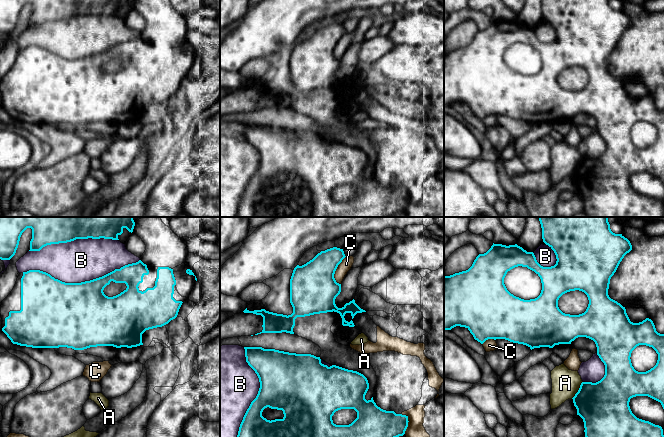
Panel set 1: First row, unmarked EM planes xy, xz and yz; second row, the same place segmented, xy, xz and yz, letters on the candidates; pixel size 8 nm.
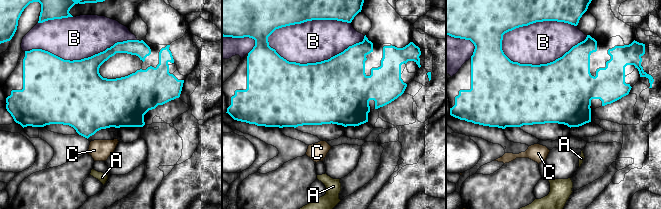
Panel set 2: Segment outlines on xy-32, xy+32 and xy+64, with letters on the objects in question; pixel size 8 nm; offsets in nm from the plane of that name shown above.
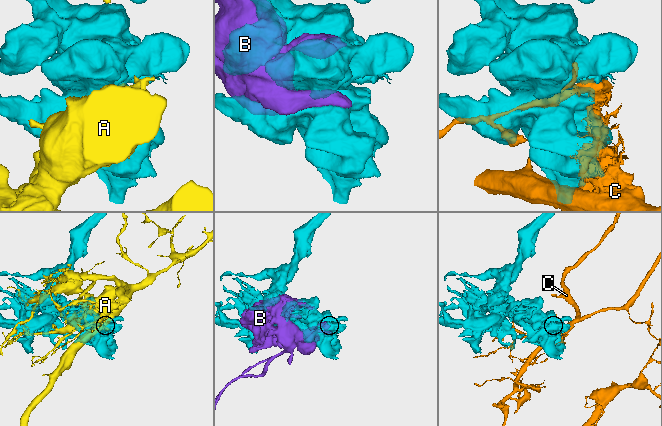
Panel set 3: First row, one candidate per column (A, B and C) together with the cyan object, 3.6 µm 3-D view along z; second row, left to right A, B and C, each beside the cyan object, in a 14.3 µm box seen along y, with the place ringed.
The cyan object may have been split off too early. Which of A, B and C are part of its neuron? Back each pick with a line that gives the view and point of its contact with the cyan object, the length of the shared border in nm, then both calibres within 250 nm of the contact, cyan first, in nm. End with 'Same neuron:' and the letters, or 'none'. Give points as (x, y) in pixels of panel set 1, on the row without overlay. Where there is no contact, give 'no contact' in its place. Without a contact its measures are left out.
Same neuron: none

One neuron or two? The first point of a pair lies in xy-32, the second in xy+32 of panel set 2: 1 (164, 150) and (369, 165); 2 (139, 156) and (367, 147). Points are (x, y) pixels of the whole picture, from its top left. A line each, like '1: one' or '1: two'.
1: two
2: two

